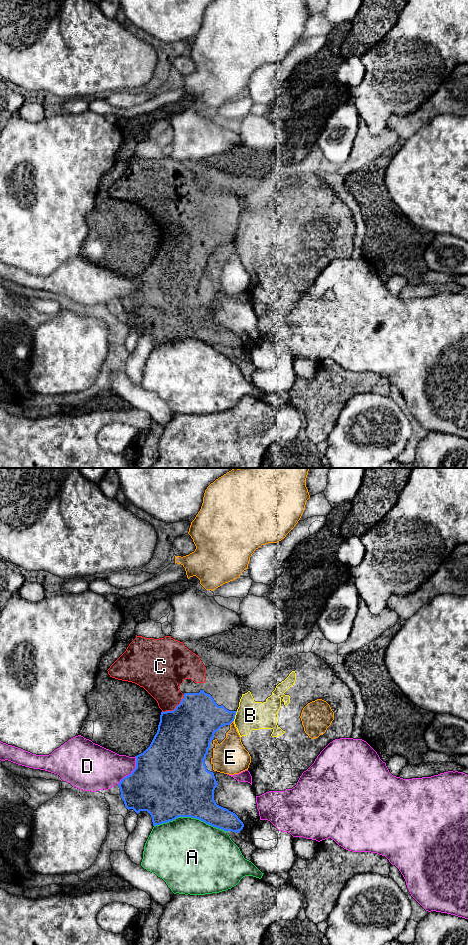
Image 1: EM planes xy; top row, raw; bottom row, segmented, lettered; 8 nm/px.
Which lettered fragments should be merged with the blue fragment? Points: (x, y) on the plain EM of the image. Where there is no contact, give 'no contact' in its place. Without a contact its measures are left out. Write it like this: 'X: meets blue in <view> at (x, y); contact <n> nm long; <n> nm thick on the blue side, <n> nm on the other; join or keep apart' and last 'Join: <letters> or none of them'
A: meets blue in xy at (191, 337); contact 600 nm long; 480 nm thick on the blue side, 500 nm on the other; keep apart
B: meets blue in xy at (234, 236); contact 90 nm long; 300 nm thick on the blue side, 240 nm on the other; keep apart
C: meets blue in xy at (176, 227); contact 240 nm long; 440 nm thick on the blue side, 300 nm on the other; join
D: meets blue in xy at (132, 291); contact 280 nm long; 480 nm thick on the blue side, 320 nm on the other; keep apart
E: meets blue in xy at (231, 242); contact 50 nm long; 320 nm thick on the blue side, 240 nm on the other; keep apart
Join: C

